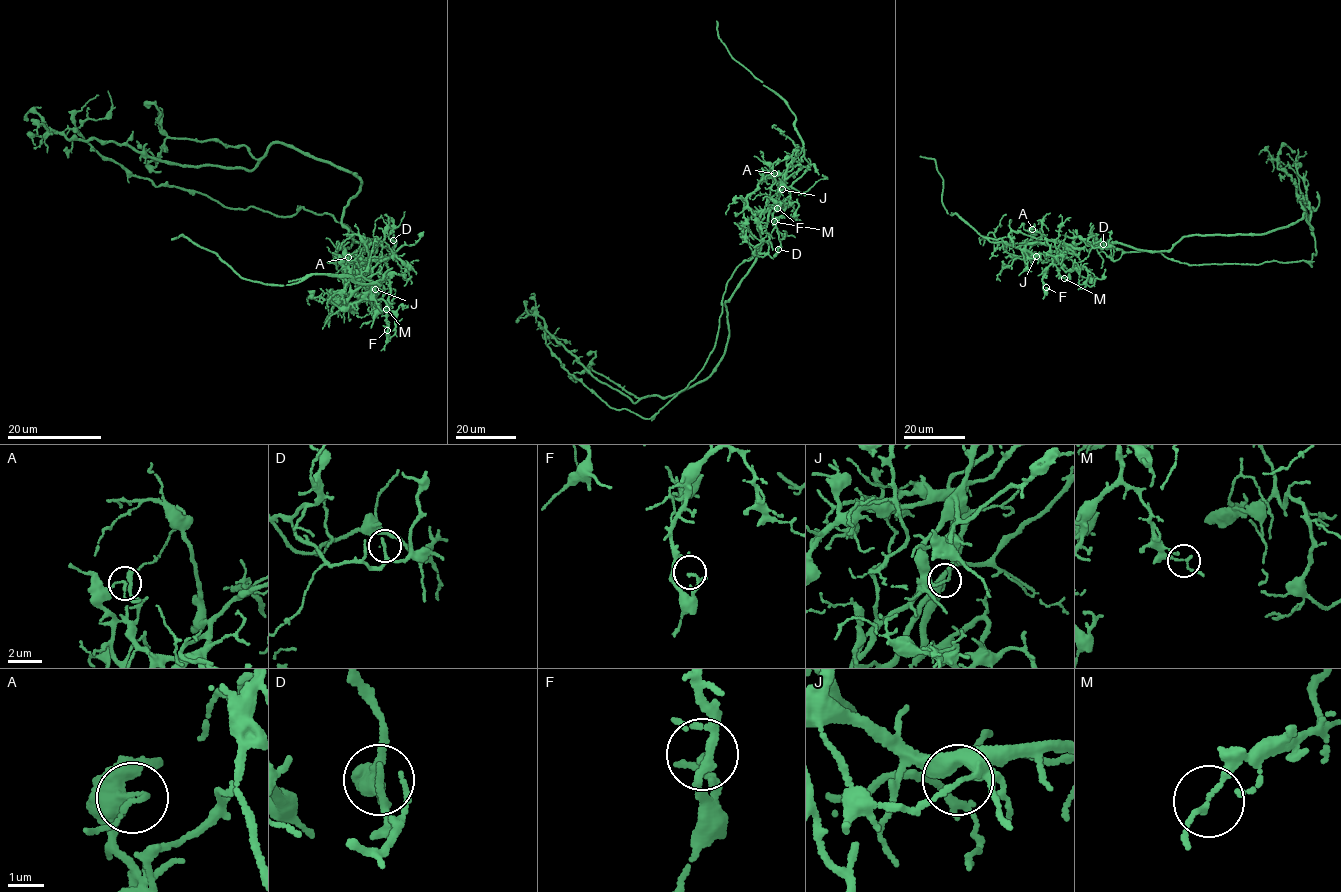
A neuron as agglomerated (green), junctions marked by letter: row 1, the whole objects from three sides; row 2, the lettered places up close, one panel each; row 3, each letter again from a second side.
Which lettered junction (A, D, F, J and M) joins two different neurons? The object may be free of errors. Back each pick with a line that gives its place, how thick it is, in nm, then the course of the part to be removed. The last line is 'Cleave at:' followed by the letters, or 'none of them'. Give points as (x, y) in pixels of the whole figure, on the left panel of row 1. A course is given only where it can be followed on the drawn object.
J: place (375, 289); calibre 110 nm; course (375, 290), (323, 212), (230, 208), (100, 154), (78, 129), (108, 90)
Cleave at: J

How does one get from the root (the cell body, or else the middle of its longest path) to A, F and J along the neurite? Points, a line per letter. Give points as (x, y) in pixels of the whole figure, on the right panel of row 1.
A: (1107, 244), (1089, 242), (1076, 248), (1048, 240), (1025, 243), (1033, 236), (1032, 229)
F: (1107, 244), (1089, 242), (1076, 248), (1047, 240), (1052, 260), (1043, 279), (1045, 291), (1046, 287)
J: (1107, 244), (1094, 245), (1088, 250), (1083, 248), (1076, 254), (1059, 251), (1036, 256)

